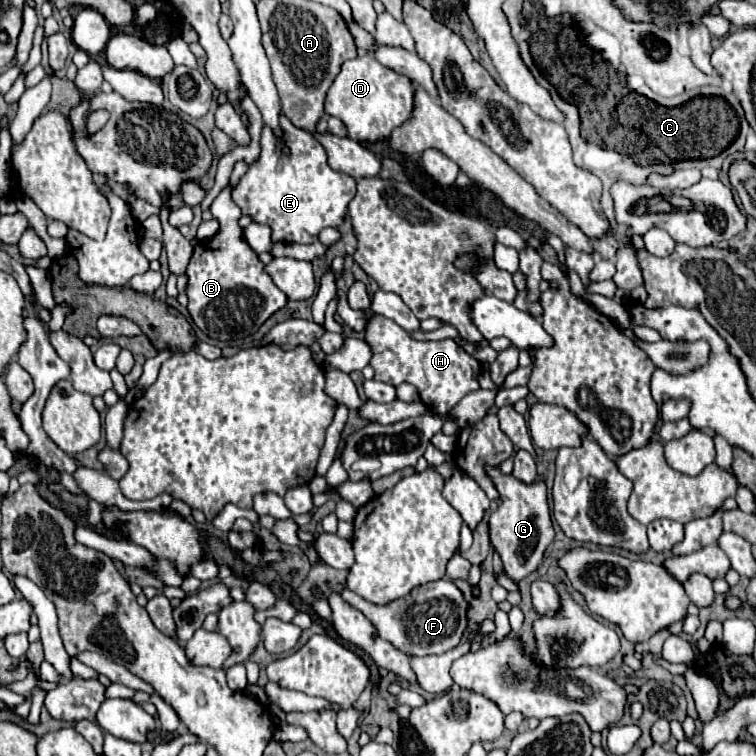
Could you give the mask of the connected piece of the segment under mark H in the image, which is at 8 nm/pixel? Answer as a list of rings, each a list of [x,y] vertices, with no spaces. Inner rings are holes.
[[[375,315],[367,323],[365,341],[371,345],[373,351],[371,367],[375,369],[375,379],[389,385],[415,385],[423,403],[427,403],[427,407],[437,413],[449,413],[463,395],[479,389],[477,377],[481,373],[481,363],[469,357],[453,339],[415,341],[395,321],[383,315]]]

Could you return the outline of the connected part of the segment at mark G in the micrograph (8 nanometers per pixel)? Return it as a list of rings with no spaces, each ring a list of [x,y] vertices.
[[[487,467],[487,473],[493,479],[503,499],[499,509],[489,517],[491,543],[495,551],[501,555],[505,575],[517,583],[539,567],[547,545],[555,537],[549,507],[547,507],[547,489],[541,479],[535,481],[533,485],[525,485],[525,483],[519,483],[513,475],[501,475],[499,467]]]

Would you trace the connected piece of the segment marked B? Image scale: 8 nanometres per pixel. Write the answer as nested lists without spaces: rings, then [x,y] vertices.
[[[227,185],[215,197],[215,201],[211,203],[211,213],[219,221],[221,229],[217,231],[217,235],[213,235],[205,241],[199,241],[193,251],[193,257],[187,267],[187,277],[189,277],[187,309],[189,309],[195,325],[211,339],[217,339],[217,341],[241,339],[241,337],[253,335],[263,325],[263,321],[267,321],[277,309],[281,309],[287,301],[287,295],[283,295],[283,291],[279,291],[275,287],[275,283],[271,283],[271,277],[267,273],[263,273],[263,263],[257,259],[257,255],[251,251],[251,247],[247,247],[247,243],[243,243],[243,229],[237,225],[237,221],[241,217],[241,209],[231,199],[231,185]]]

